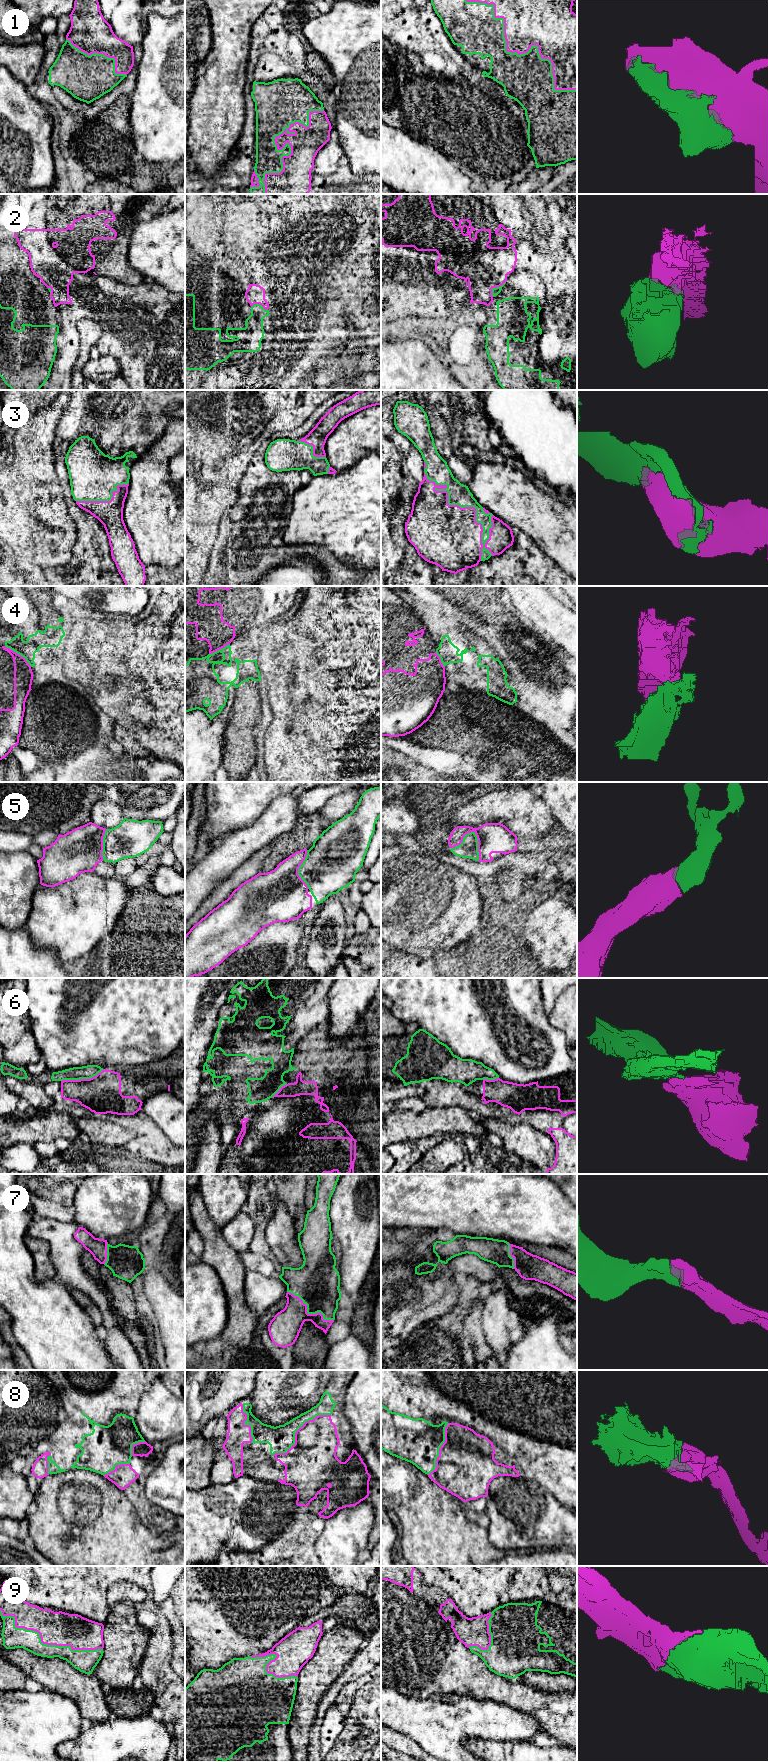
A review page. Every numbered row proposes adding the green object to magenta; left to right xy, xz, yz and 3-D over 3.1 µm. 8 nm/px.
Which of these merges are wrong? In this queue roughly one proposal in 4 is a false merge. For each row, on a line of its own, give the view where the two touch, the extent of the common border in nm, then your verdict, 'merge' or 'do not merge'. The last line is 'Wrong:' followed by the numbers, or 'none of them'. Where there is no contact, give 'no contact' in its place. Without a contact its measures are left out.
1: contact in yz; length 1150 nm; merge
2: contact in yz; length 180 nm; do not merge
3: contact in yz; length 850 nm; merge
4: contact in xy; length 280 nm; do not merge
5: contact in yz; length 260 nm; merge
6: contact in xy; length 360 nm; do not merge
7: contact in xz; length 440 nm; merge
8: contact in xz; length 550 nm; merge
9: contact in xy; length 900 nm; merge
Wrong: 2, 4, 6

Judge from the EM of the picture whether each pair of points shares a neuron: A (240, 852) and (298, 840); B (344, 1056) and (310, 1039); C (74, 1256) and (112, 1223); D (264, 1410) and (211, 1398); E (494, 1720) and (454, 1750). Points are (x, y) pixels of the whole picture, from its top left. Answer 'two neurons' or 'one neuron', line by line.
A: two neurons
B: one neuron
C: two neurons
D: two neurons
E: one neuron

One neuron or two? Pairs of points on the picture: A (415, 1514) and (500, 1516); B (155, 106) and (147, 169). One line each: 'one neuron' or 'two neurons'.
A: two neurons
B: two neurons

